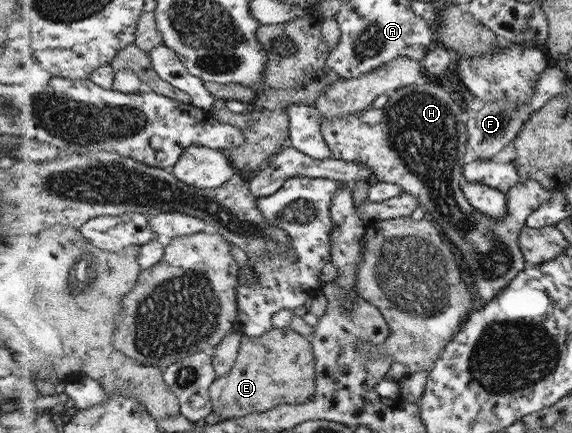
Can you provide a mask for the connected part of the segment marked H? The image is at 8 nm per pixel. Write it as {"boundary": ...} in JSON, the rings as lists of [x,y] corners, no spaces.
{"boundary":[[[427,83],[420,88],[416,84],[404,86],[388,95],[388,102],[380,109],[321,122],[321,133],[330,147],[331,158],[363,164],[373,172],[373,181],[397,184],[404,192],[418,197],[427,217],[440,224],[452,242],[472,294],[481,304],[493,300],[526,267],[520,247],[521,230],[525,228],[526,218],[546,204],[554,190],[534,179],[519,181],[505,193],[508,213],[503,219],[482,214],[468,204],[469,199],[464,198],[461,189],[467,126],[462,120],[462,108],[452,94]]]}

